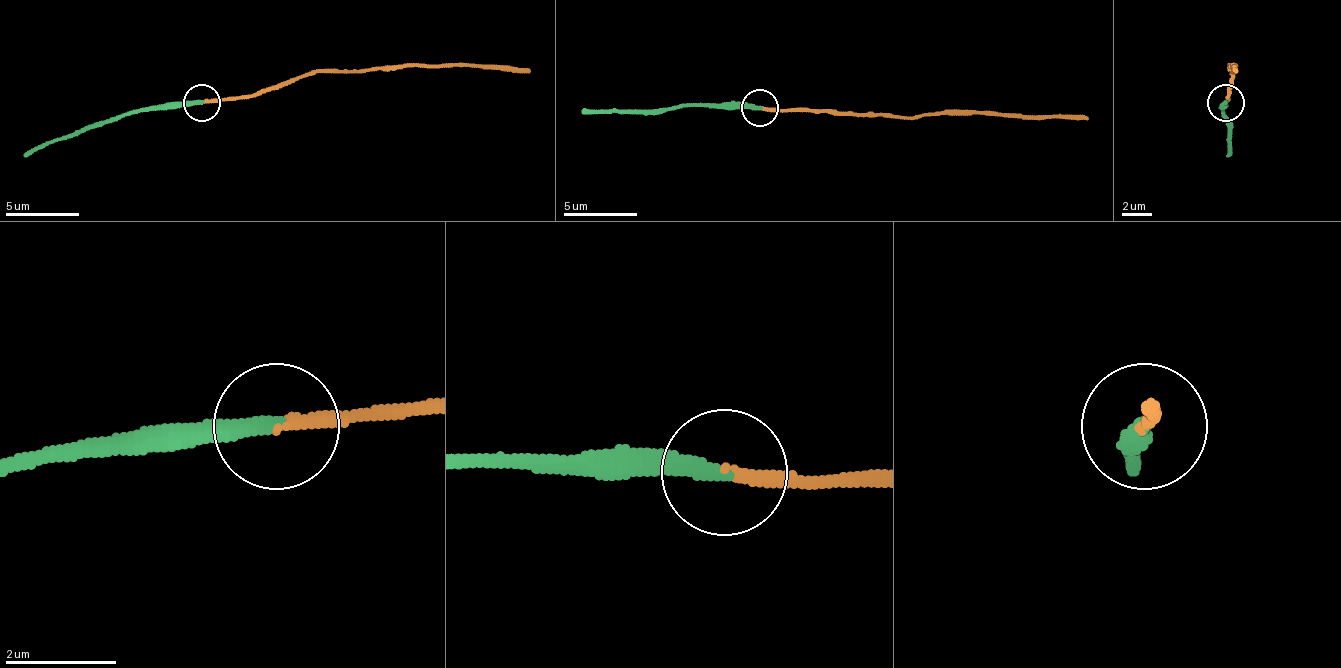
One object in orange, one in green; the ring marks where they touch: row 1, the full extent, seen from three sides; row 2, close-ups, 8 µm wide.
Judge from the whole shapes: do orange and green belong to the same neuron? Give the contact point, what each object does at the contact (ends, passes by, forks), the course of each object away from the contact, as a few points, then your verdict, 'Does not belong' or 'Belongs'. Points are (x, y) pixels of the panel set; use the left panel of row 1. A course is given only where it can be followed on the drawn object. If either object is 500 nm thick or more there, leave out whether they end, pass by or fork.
Place: (201, 102). At the ring orange ends. At the ring green ends. Course of orange: (201, 103), (249, 99), (334, 70), (516, 66), (530, 73). Course of green: (201, 103), (126, 110), (23, 155). Belongs

